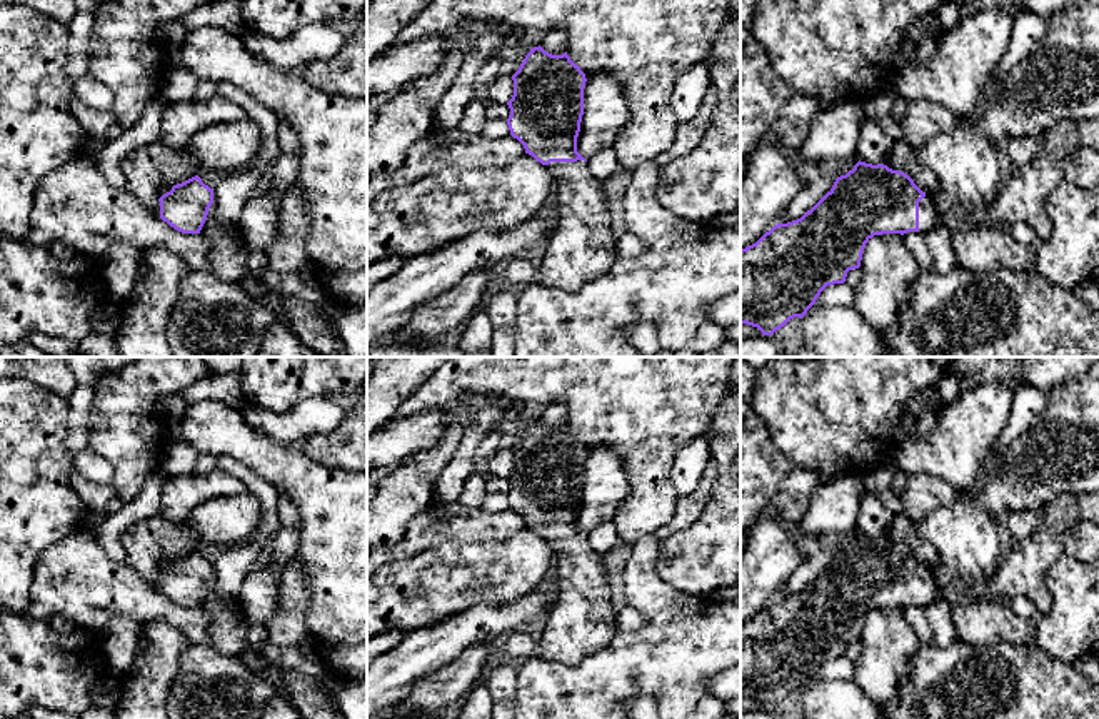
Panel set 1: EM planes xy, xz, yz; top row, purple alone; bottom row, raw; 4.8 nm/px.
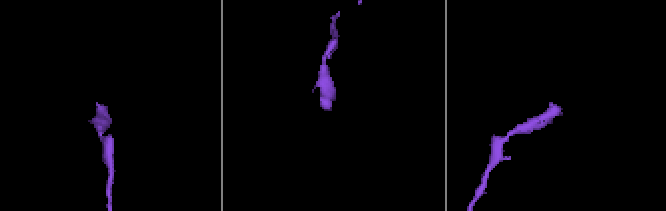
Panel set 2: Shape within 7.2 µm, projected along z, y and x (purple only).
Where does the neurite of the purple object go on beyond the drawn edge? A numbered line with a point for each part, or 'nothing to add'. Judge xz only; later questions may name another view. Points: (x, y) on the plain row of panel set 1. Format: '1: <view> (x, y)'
1: xz (581, 621)

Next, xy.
nothing to add

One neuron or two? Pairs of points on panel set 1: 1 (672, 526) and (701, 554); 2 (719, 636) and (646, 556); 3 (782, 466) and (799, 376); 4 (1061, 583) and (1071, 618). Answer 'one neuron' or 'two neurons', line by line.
1: two neurons
2: one neuron
3: two neurons
4: one neuron

